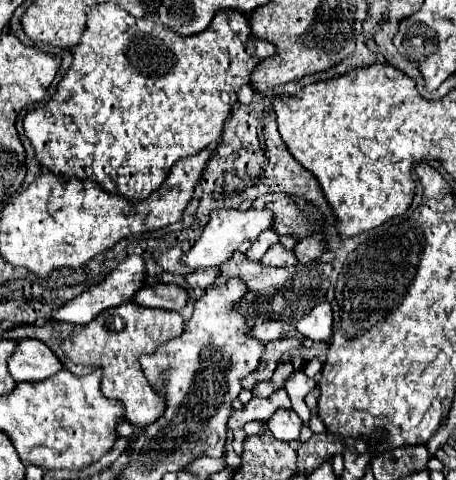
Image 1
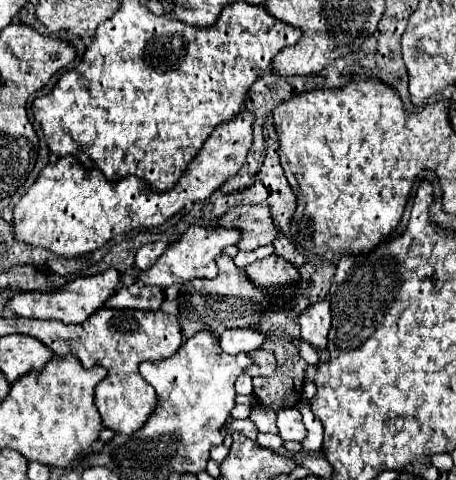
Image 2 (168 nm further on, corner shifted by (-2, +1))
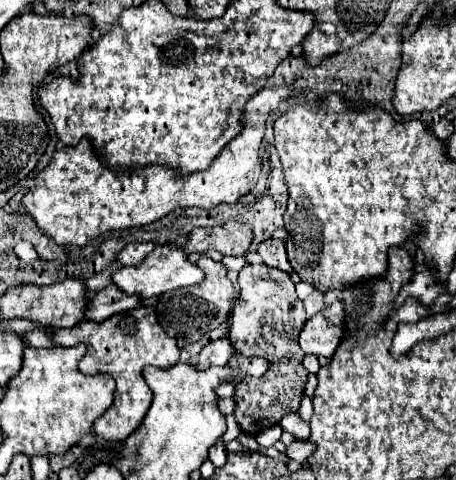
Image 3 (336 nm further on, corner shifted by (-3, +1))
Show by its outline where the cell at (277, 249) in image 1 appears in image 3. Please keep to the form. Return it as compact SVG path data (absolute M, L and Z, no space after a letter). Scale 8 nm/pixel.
M248 264L240 270L238 286L240 300L230 318L232 344L244 356L264 356L272 362L262 378L246 378L236 385L236 420L246 434L256 436L264 428L278 424L284 414L298 412L308 370L302 366L304 352L296 338L306 322L306 312L290 274L284 270L266 264Z

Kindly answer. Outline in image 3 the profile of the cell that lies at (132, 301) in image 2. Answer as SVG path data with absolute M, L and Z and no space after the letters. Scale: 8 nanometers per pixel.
M110 284L104 290L100 290L94 298L90 298L86 318L94 320L94 322L104 322L112 314L132 310L136 306L140 306L140 296L122 294L122 290L118 290L114 284Z

